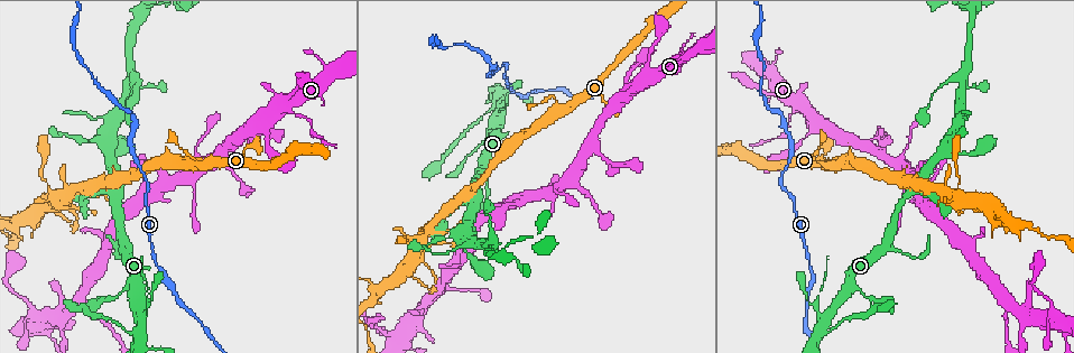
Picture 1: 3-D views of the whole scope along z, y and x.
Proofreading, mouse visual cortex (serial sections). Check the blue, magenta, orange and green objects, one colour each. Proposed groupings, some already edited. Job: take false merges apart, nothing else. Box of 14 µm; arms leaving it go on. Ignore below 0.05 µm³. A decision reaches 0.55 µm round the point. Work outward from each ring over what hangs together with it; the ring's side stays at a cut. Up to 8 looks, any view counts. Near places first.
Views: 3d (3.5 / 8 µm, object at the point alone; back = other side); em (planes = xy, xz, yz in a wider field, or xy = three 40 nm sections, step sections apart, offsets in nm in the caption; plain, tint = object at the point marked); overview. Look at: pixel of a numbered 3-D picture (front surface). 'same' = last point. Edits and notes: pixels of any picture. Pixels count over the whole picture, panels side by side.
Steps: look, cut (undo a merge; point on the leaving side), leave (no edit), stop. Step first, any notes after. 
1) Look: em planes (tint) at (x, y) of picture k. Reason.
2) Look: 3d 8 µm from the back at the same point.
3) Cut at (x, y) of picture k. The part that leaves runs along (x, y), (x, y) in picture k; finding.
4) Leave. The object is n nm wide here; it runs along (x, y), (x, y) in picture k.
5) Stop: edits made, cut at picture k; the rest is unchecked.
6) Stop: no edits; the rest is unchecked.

Look: 3d 3.5 µm at (52, 194) of picture 1. Four arms meet.

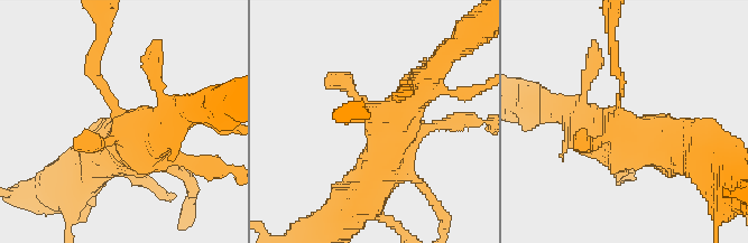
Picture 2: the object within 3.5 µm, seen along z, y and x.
Look: em planes (tint) at (126, 121) of picture 2. Shape alone is not enough.

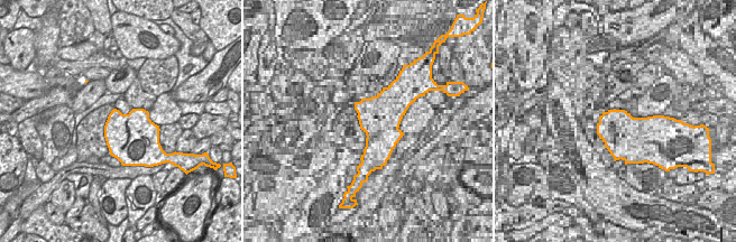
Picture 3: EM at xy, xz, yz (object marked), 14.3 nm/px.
Look: em xy step 3 (tint) at the same point.

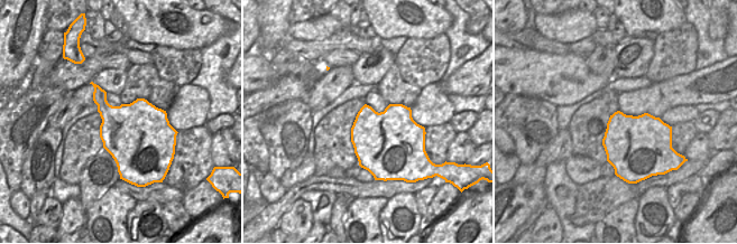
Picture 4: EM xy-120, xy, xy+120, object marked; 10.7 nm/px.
Leave. It runs along (433, 71), (388, 133), (368, 190) in picture 2; one cell here.

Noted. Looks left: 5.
Look: 3d 3.5 µm at (1023, 312) of picture 1. Looks like a crossing.

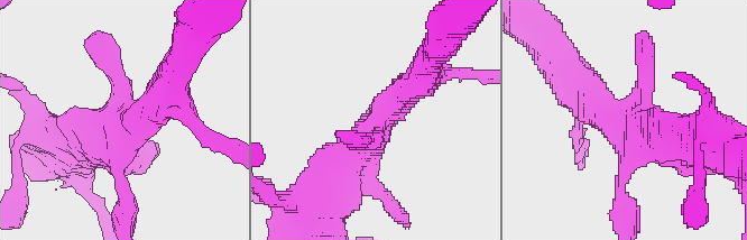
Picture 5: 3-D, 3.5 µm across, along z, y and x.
Look: em planes (plain) at (377, 121) of picture 5. 4 arms meet here; the arms are 200, 200, 400, 500 nm wide.

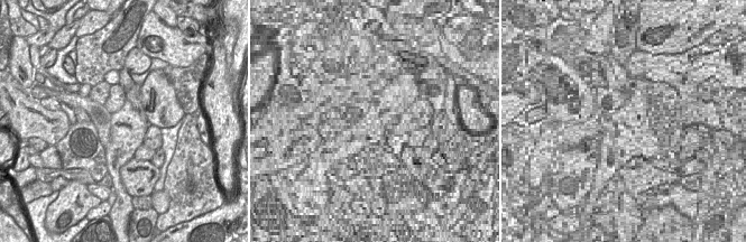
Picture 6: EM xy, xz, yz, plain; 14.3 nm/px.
Look: em planes (tint) at the same point. Where the object lies.

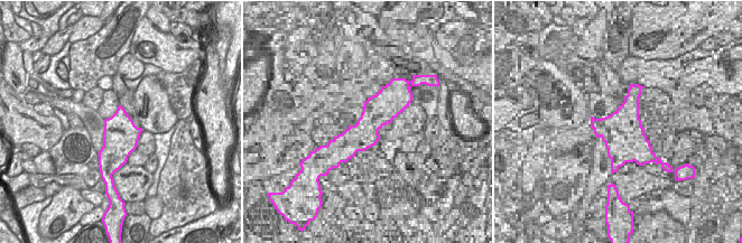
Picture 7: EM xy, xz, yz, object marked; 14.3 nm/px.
Leave. All the same cell.

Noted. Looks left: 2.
Look: 3d 3.5 µm at (193, 205) of picture 1. A narrow waist.

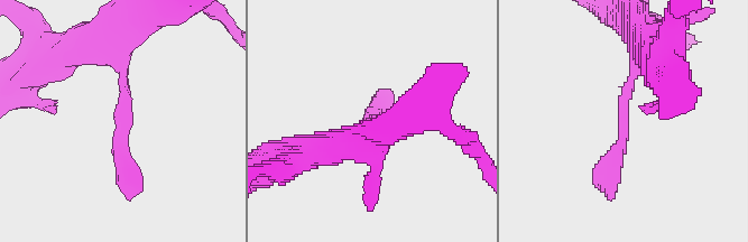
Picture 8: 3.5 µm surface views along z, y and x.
Look: em xy step 1 (tint) at (624, 116) of picture 8. Need the tissue.

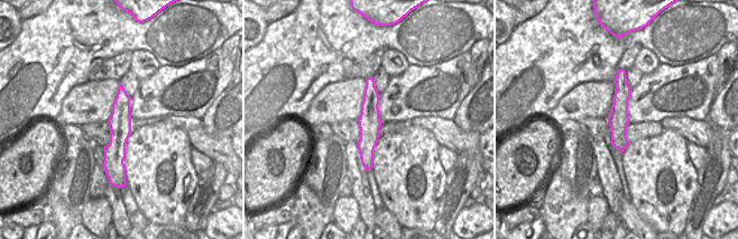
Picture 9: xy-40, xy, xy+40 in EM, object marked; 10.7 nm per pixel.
Leave. The object is 240 nm wide here; it runs along (645, 34), (610, 189) in picture 8; all the same cell.

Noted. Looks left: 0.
Stop: no edits; the rest is unchecked.

